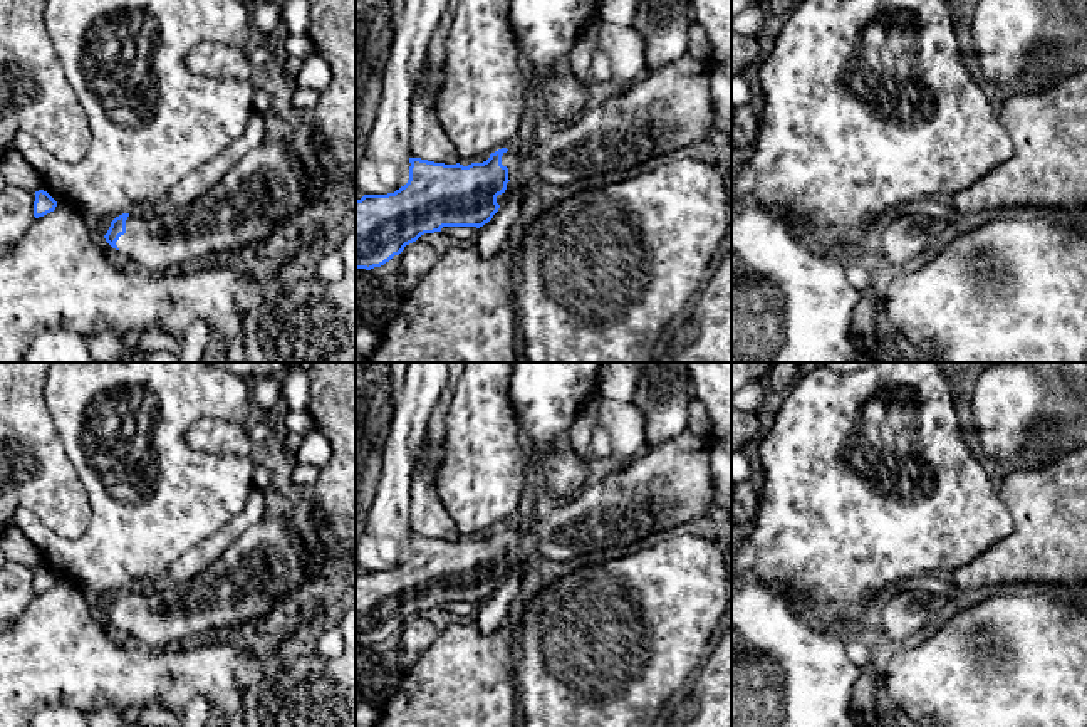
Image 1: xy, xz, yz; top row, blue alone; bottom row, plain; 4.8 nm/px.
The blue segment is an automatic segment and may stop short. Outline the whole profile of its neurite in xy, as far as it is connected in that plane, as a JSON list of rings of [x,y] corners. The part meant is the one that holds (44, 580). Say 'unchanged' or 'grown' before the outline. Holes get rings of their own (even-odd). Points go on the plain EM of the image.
unchanged; [[[44,566],[35,567],[35,578],[34,578],[34,593],[44,593],[50,588],[54,588],[57,583],[57,578]]]

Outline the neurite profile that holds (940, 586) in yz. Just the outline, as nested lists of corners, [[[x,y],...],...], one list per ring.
[[[924,573],[921,576],[902,579],[897,584],[899,584],[899,593],[906,589],[923,589],[929,596],[936,598],[939,603],[948,603],[951,606],[965,593],[965,589],[958,588],[949,576],[938,573],[936,574]]]

